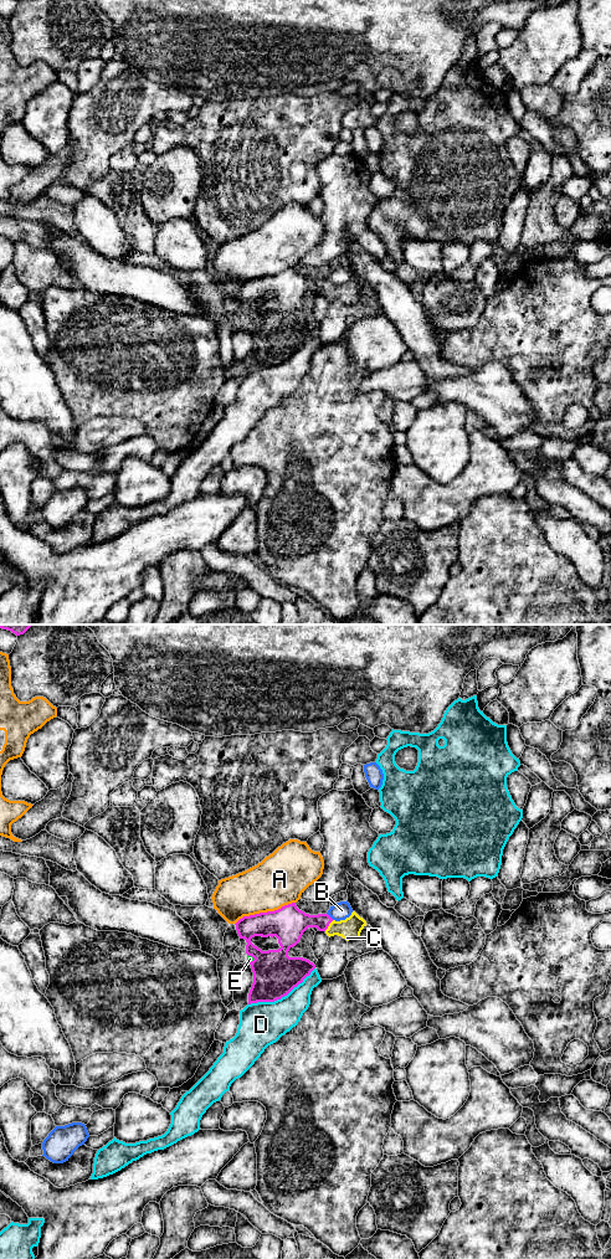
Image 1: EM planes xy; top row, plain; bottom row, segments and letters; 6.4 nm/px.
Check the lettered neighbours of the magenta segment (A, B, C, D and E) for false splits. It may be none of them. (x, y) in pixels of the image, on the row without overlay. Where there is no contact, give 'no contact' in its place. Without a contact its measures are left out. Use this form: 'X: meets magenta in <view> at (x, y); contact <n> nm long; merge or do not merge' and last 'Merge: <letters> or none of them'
A: meets magenta in xy at (265, 277); contact 420 nm long; do not merge
B: meets magenta in xy at (329, 281); contact 60 nm long; do not merge
C: meets magenta in xy at (328, 289); contact 90 nm long; merge
D: meets magenta in xy at (282, 360); contact 500 nm long; do not merge
E: meets magenta in xy at (252, 320); contact 70 nm long; do not merge
Merge: C

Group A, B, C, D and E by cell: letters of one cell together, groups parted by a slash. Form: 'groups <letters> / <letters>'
groups A / B / C / D / E

